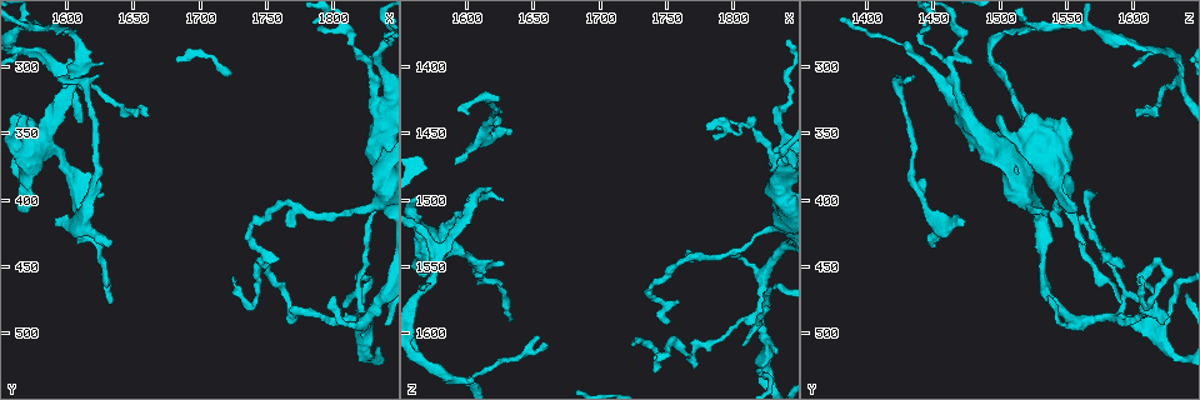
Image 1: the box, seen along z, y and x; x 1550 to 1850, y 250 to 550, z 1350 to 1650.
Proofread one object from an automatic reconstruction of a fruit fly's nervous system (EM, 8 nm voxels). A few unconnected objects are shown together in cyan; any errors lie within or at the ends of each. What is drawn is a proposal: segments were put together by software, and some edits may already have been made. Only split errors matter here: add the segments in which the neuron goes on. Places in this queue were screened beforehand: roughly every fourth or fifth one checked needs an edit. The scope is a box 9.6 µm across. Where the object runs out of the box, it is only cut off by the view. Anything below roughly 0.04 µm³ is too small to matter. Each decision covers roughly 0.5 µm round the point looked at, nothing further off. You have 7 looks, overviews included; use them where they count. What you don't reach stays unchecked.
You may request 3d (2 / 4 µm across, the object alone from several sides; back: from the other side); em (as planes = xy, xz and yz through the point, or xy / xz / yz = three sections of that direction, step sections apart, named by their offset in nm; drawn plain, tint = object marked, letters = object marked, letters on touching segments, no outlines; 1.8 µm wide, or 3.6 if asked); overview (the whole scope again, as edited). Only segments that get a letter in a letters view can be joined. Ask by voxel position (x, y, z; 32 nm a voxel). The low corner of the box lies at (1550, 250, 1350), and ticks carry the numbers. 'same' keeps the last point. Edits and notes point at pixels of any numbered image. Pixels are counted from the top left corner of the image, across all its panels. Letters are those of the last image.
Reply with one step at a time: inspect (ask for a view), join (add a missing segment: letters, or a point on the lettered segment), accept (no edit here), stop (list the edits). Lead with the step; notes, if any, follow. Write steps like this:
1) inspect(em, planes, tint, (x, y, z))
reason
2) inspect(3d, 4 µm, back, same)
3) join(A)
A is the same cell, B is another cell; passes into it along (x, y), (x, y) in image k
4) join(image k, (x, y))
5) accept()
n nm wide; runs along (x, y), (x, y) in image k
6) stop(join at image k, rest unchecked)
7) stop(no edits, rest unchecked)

inspect(em, planes, letters, (1594, 308, 1432))
branch stops here

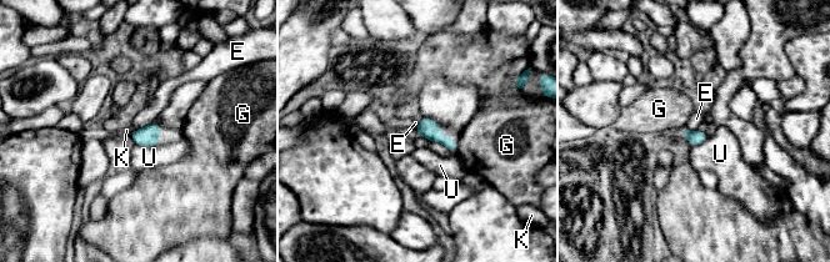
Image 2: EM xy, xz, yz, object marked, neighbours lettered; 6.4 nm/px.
accept()
100 nm wide; E, G, K and U are other cells; border along (413, 129), (424, 137) in image 2; no lettered segment goes on from it

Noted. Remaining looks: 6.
inspect(em, planes, letters, (1632, 432, 1450))
an open end

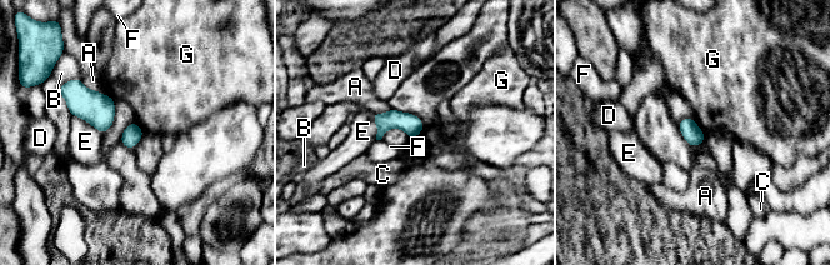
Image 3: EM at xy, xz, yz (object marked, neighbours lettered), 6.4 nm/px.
accept()
A, B, C, D, E, F and G are other cells; border along (693, 119), (705, 134) in image 3; no lettered segment goes on from it

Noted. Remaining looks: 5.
inspect(3d, 2 µm, (1632, 476, 1590))
tapers out

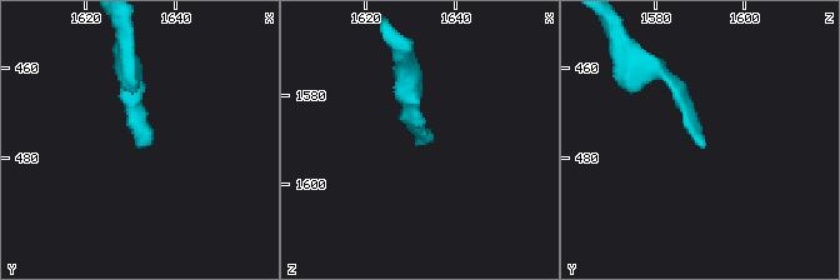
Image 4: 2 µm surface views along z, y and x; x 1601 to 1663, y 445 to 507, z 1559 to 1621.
inspect(em, planes, letters, (1632, 477, 1590))
shape alone is not enough

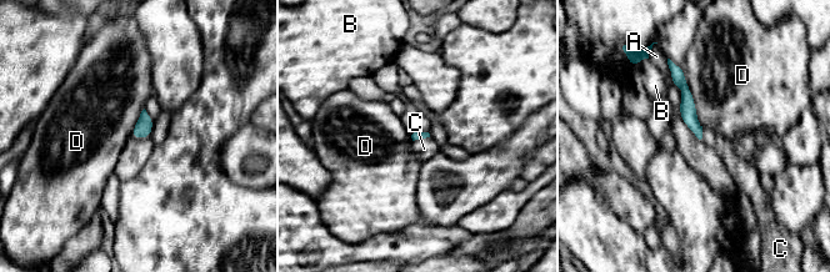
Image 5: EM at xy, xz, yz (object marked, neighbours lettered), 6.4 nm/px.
join(C)
C is the same cell, A, B and D are other cells; passes into it along (416, 135), (421, 137), (424, 149) in image 5; the neuron continues

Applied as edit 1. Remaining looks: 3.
stop(join at image 5, rest unchecked)

